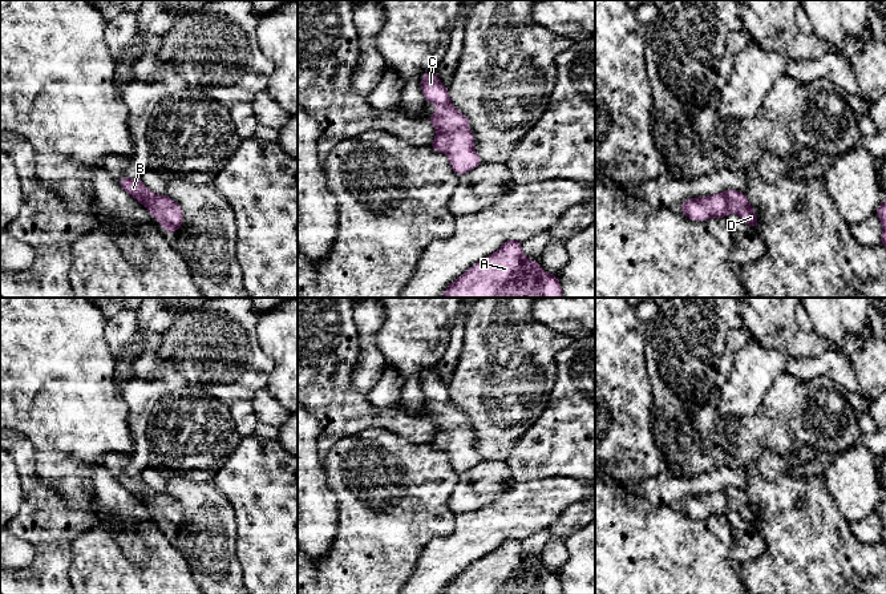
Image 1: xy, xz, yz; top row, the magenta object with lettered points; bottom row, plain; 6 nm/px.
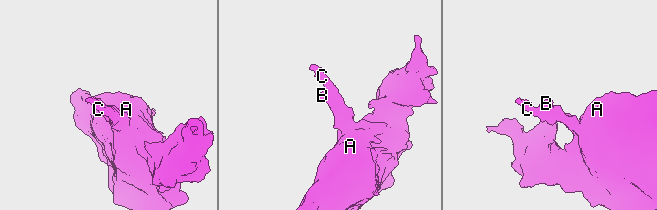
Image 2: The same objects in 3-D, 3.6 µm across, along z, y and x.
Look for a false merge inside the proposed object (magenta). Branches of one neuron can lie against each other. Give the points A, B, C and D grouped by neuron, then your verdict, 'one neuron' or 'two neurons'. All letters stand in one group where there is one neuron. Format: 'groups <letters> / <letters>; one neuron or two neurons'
groups A B C D; one neuron

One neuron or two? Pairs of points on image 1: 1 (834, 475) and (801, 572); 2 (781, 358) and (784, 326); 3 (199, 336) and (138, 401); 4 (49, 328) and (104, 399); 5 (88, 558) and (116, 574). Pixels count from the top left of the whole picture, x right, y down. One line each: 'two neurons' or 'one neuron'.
1: two neurons
2: two neurons
3: one neuron
4: one neuron
5: one neuron

